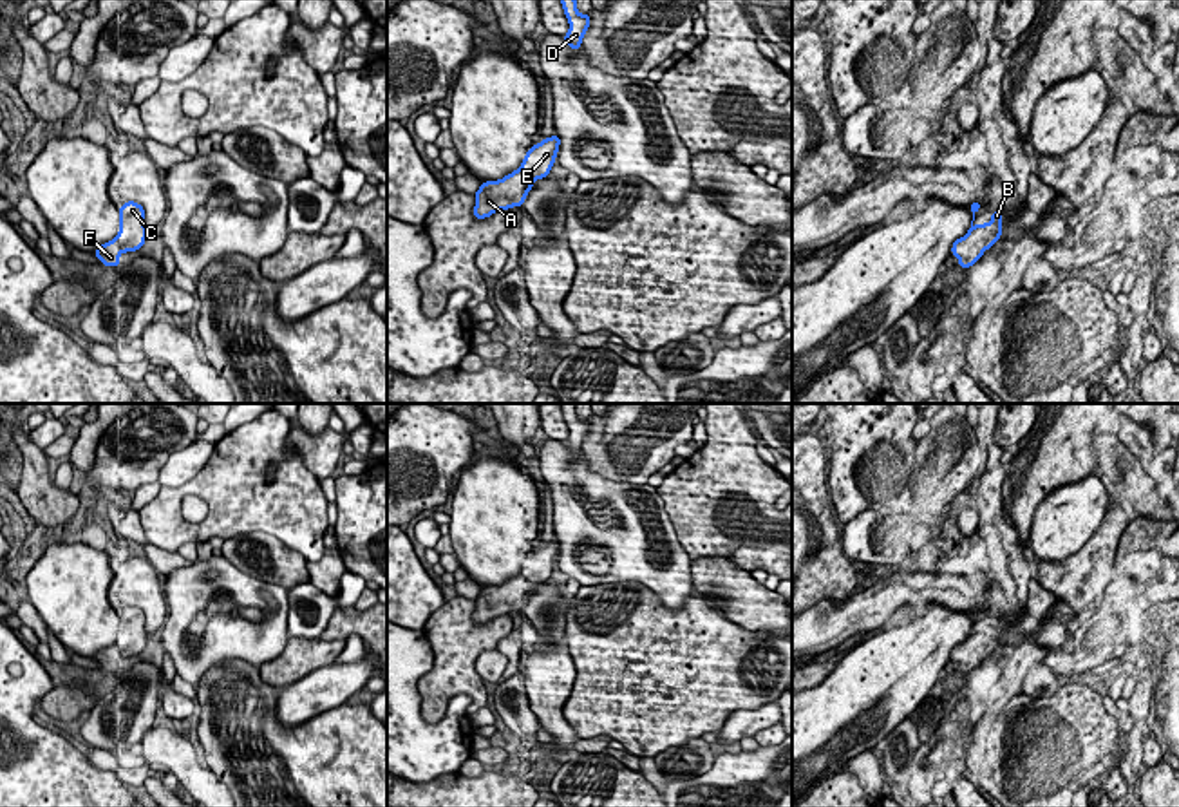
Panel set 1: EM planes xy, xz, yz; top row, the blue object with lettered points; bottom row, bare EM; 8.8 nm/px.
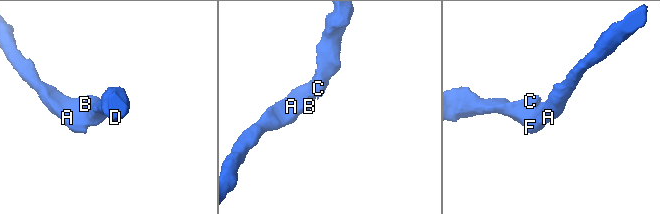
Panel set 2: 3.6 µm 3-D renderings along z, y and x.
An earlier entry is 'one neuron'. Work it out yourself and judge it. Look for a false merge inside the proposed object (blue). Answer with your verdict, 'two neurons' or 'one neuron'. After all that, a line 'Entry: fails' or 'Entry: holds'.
one neuron
Entry: holds

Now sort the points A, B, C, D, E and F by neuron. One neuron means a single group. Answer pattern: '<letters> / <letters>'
A B C D E F

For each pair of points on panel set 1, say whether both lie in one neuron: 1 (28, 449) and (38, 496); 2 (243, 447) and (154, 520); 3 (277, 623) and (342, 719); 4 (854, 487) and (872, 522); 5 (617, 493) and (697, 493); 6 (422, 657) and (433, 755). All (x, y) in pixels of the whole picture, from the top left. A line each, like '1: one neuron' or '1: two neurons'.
1: one neuron
2: one neuron
3: two neurons
4: two neurons
5: two neurons
6: one neuron

